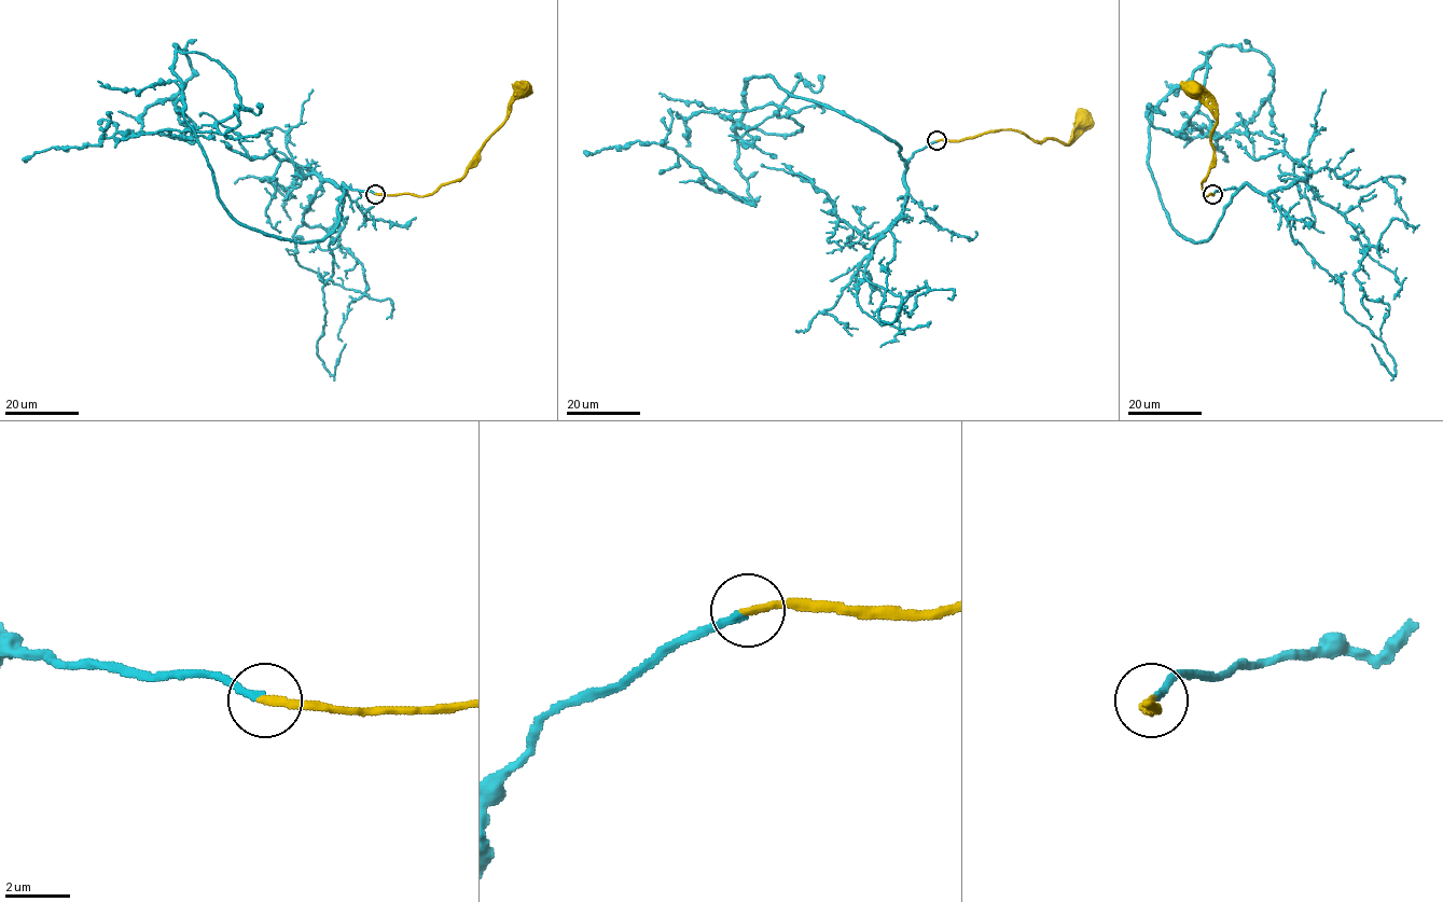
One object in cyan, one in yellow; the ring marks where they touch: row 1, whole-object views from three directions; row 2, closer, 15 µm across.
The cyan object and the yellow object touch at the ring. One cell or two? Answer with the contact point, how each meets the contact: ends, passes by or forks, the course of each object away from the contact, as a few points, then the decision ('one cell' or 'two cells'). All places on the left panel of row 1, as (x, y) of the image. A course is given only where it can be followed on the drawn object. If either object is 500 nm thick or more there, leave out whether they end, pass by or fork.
(375, 194) | cyan ends | yellow ends | cyan via (376, 193), (344, 190), (314, 241), (241, 225), (184, 118), (177, 45), (192, 75), (137, 134), (22, 160) | yellow via (376, 194), (427, 196), (441, 185), (458, 181), (483, 142), (505, 120), (514, 88), (519, 84), (521, 86) | one cell

